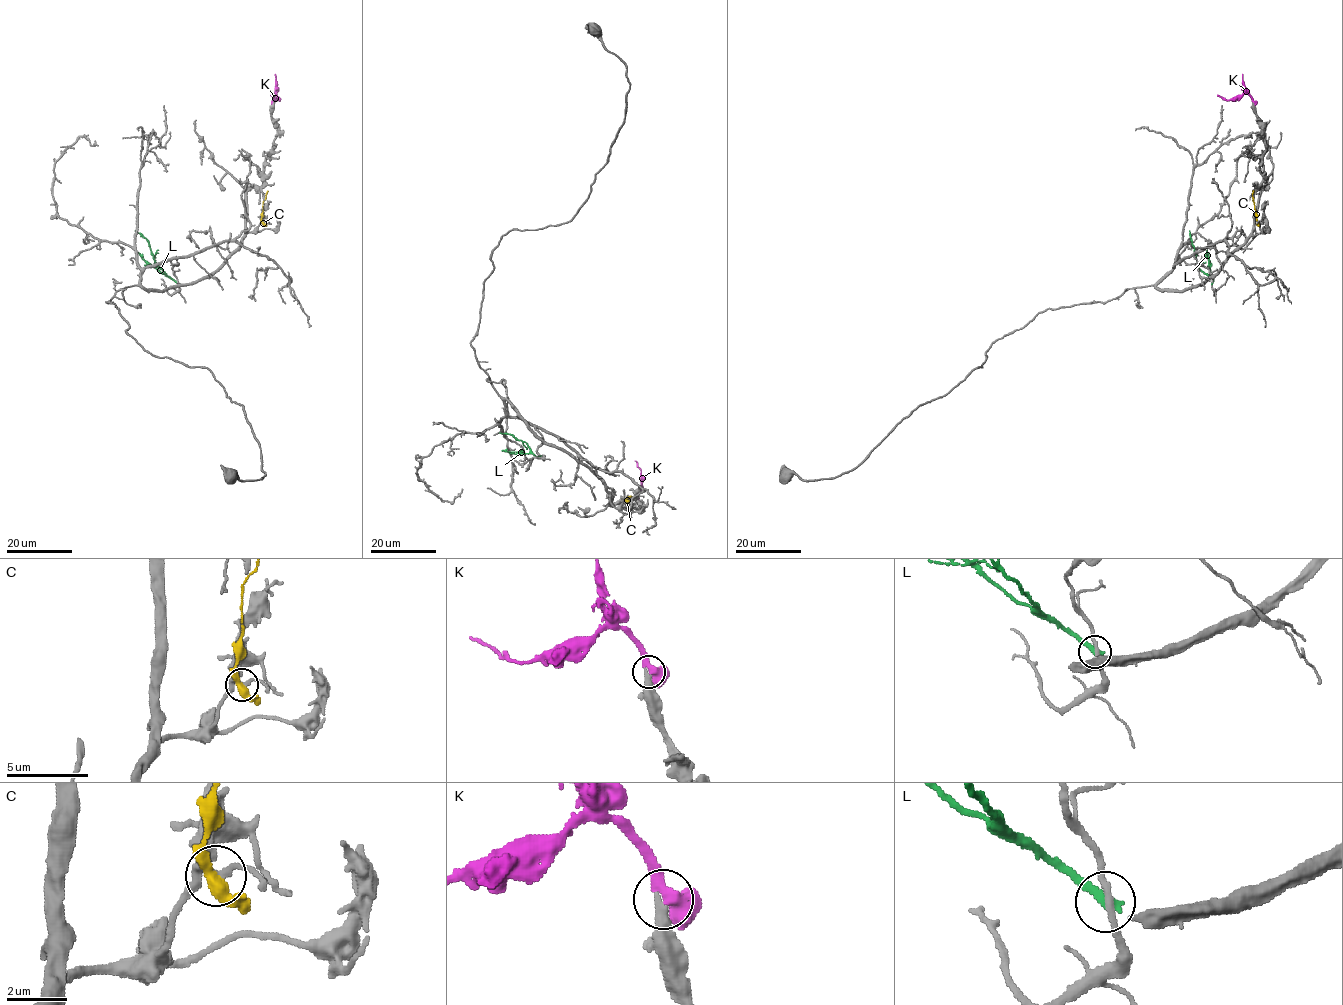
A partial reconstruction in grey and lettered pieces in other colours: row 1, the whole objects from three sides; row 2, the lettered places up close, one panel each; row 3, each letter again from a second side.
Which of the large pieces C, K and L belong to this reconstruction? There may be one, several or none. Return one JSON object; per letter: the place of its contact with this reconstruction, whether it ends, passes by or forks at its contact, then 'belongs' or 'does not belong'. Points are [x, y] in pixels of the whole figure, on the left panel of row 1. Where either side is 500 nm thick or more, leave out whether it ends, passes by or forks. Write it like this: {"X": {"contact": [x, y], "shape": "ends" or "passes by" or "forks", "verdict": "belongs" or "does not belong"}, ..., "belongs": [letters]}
{"C": {"contact": [262, 222], "shape": "forks", "verdict": "does not belong"}, "K": {"contact": [274, 102], "shape": "forks", "verdict": "belongs"}, "L": {"contact": [177, 283], "shape": "ends", "verdict": "does not belong"}, "belongs": ["K"]}

